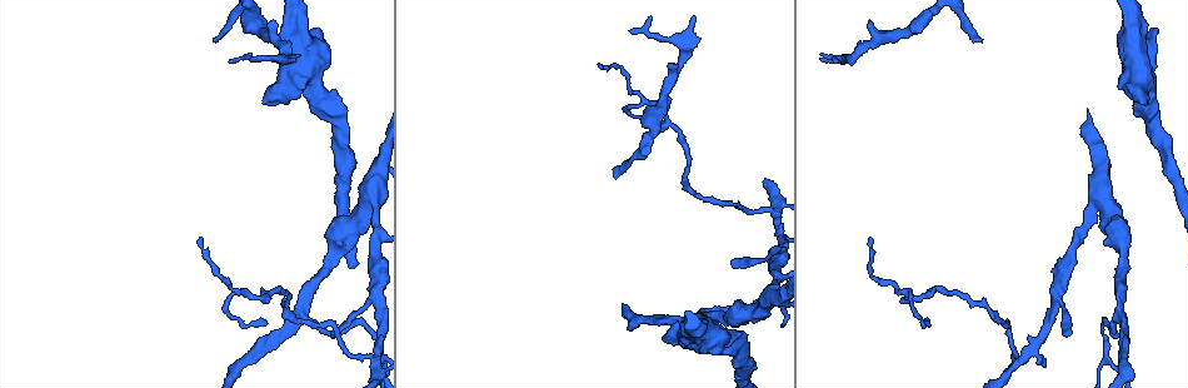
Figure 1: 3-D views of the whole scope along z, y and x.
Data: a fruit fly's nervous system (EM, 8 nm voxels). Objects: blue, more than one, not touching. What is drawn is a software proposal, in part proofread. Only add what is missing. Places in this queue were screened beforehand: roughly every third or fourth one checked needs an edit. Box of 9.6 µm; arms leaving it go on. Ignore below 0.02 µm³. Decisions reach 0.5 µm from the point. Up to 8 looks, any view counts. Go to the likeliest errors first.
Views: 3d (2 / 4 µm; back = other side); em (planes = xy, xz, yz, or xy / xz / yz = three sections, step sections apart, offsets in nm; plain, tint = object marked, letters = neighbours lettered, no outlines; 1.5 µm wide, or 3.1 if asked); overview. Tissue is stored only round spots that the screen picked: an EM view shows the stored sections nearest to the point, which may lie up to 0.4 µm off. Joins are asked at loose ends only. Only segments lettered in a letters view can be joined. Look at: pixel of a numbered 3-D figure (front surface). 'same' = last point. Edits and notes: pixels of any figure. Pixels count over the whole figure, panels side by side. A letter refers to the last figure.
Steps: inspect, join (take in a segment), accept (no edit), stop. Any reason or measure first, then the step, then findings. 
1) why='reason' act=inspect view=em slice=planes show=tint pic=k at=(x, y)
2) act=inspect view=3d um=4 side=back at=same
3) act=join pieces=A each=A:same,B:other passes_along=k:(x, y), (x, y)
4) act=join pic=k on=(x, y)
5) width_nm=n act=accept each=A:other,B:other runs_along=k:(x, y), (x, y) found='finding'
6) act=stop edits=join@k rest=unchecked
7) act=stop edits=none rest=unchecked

why='tapers out' act=inspect view=3d um=2 pic=1 at=(982, 42)

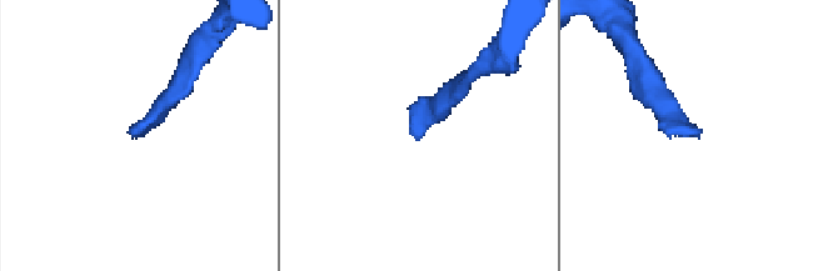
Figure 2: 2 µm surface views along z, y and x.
why='now the EM' act=inspect view=em slice=xz step=4 show=letters pic=2 at=(416, 138)

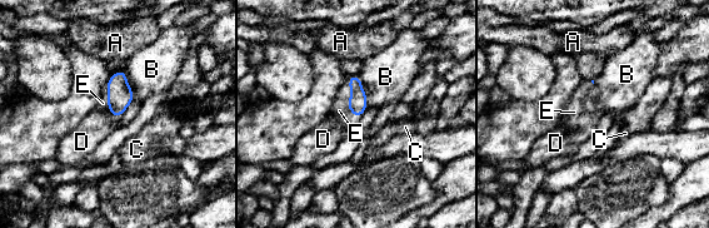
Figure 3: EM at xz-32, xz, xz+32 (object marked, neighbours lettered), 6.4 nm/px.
why='cut it another way' act=inspect view=em slice=planes show=letters at=same

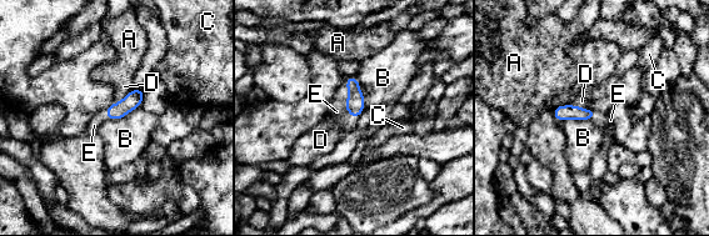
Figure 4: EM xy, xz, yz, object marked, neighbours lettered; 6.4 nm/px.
act=join pieces=E each=A:other,B:other,C:other,D:other,E:same passes_along=4:(355, 104), (348, 100), (336, 111) found='it goes on there'

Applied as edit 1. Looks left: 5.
why='redraw' act=inspect view=overview

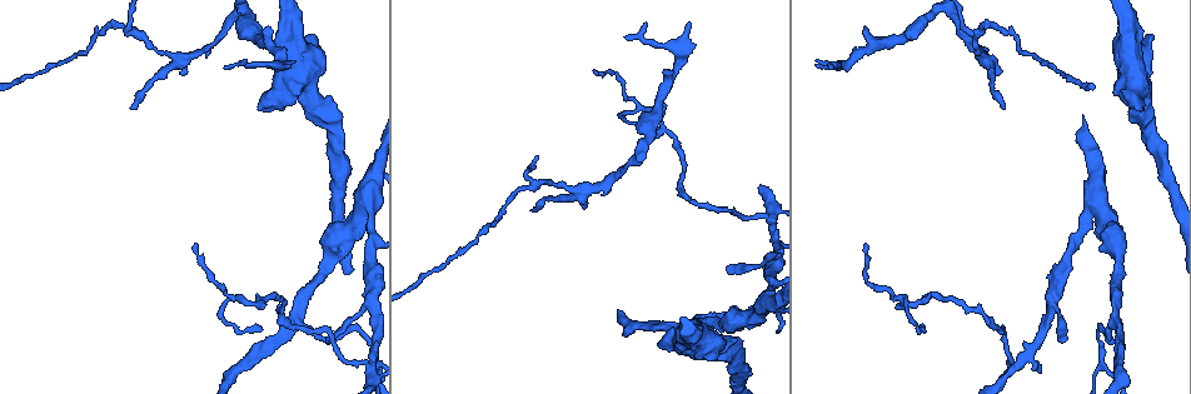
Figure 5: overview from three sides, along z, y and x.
why='free end' act=inspect view=3d um=4 pic=5 at=(1149, 34)

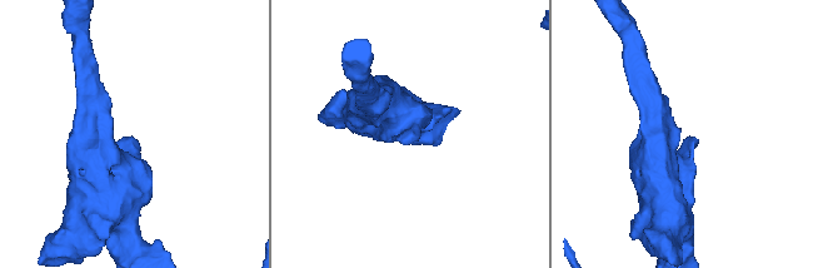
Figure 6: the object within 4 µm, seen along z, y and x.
act=inspect view=em um=3.1 slice=planes show=tint pic=6 at=(399, 139)

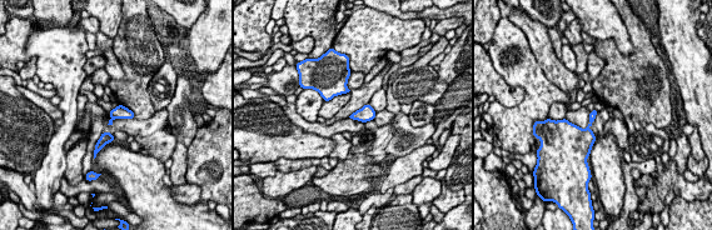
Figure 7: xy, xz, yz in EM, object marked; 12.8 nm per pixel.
act=inspect view=em um=3.1 slice=planes show=letters at=same

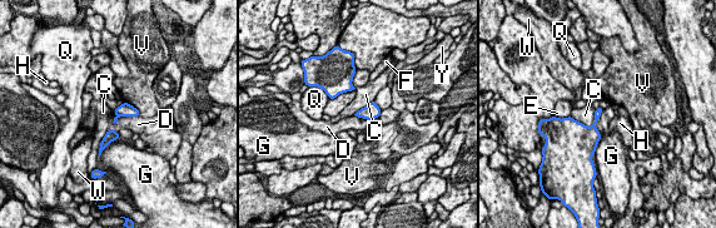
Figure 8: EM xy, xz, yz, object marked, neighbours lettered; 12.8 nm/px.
act=accept each=C:other,D:other,E:other,F:other,G:other,H:other,Q:other,V:other,W:other,Y:other border=8:(139, 115), (115, 117), (112, 122) found='no lettered segment goes on from it'

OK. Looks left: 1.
act=stop edits=join@4 rest=unchecked

